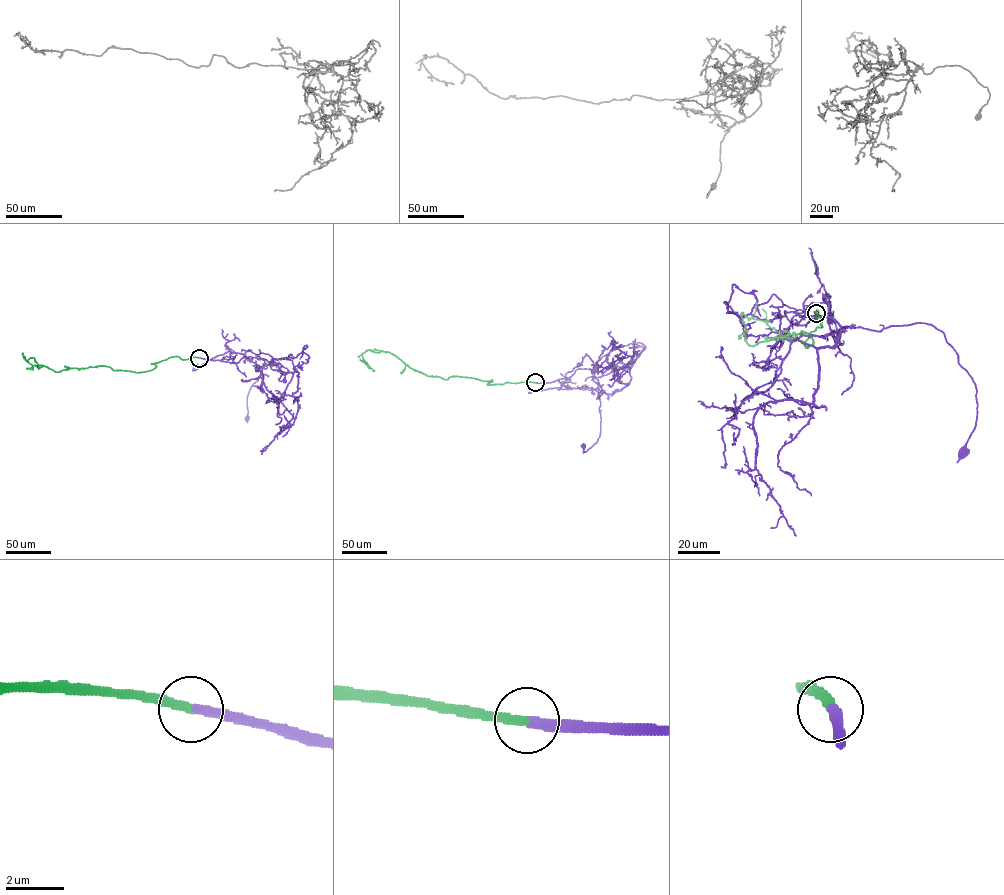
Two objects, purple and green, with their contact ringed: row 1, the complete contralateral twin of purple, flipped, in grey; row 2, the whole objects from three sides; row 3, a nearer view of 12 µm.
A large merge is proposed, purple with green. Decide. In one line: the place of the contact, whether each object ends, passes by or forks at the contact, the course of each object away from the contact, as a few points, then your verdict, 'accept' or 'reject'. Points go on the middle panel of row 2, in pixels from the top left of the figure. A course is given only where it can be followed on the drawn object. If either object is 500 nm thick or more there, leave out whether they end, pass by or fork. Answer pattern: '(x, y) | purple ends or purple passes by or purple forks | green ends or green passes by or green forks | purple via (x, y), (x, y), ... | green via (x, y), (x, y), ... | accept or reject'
(535, 382) | purple ends | green ends | purple via (535, 382), (569, 377), (578, 369), (590, 370), (606, 394), (599, 397), (599, 437), (585, 452), (583, 446) | green via (535, 382), (487, 385), (492, 380), (427, 376), (387, 351), (367, 350), (362, 356), (369, 366), (362, 360) | accept

